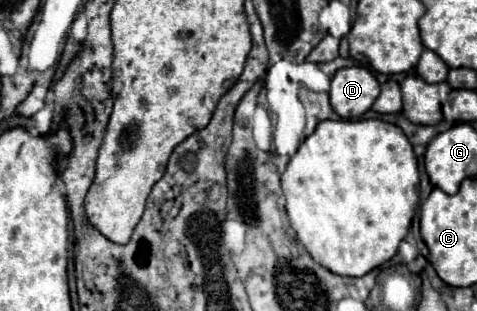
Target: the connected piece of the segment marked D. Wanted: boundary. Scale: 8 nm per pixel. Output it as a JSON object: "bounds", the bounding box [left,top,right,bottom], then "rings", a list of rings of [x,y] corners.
{"bounds":[331,67,379,119],"rings":[[[345,67],[331,79],[331,105],[343,119],[357,119],[371,109],[379,95],[379,83],[365,67]]]}

